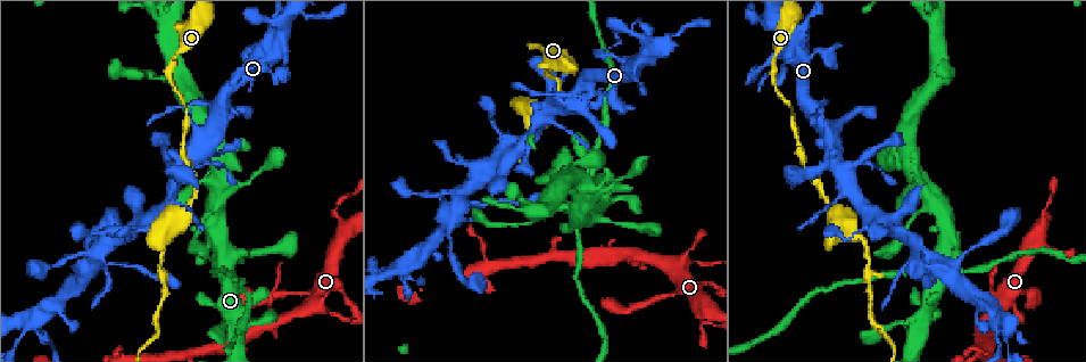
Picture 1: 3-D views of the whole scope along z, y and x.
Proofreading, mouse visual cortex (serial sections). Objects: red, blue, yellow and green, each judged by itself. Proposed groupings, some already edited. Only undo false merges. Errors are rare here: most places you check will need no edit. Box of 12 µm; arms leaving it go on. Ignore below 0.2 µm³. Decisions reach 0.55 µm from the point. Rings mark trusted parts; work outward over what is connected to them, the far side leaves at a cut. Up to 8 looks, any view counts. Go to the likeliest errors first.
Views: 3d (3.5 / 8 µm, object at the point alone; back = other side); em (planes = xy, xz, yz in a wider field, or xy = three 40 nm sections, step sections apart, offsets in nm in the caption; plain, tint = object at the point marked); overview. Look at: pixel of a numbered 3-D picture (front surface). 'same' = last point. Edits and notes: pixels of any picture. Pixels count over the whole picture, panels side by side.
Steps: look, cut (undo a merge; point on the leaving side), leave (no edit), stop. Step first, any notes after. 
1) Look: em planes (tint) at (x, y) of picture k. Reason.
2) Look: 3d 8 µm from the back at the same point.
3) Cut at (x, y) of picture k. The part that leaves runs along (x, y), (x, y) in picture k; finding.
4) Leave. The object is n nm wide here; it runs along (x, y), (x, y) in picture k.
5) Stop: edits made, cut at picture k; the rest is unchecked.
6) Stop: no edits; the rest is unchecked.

Look: 3d 3.5 µm at (867, 246) of picture 1. Thin neck.

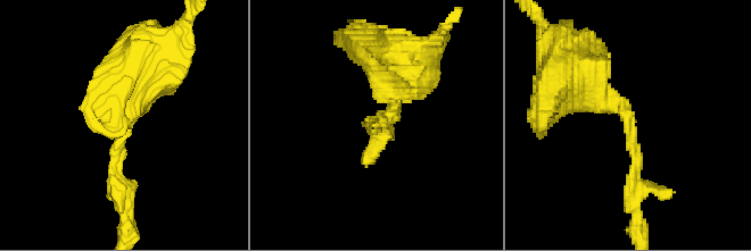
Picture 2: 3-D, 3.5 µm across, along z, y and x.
Look: em xy step 5 (tint) at (630, 126) of picture 2. The arms are 150, 450 nm wide.

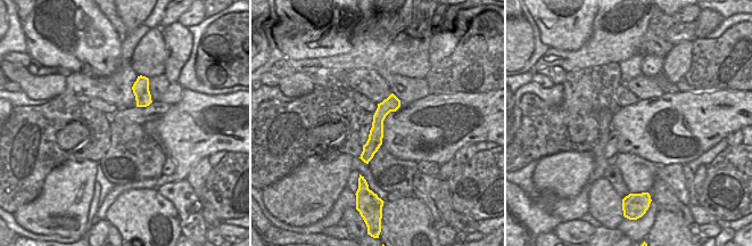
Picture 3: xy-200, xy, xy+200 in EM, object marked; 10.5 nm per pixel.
Look: em xy step 3 (tint) at the same point.

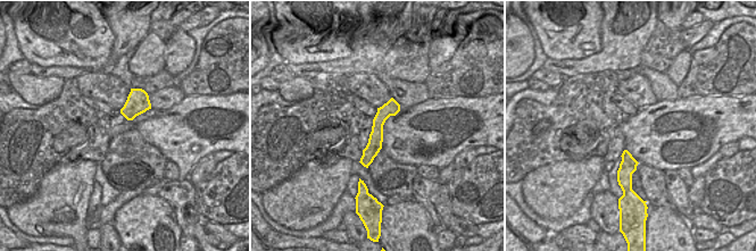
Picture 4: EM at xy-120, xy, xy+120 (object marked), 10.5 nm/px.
Leave. It runs along (392, 102), (365, 162) in picture 4; all the same cell.

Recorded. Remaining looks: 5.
Look: em xy step 1 (tint) at (218, 274) of picture 1. Thin arm on a thick one.

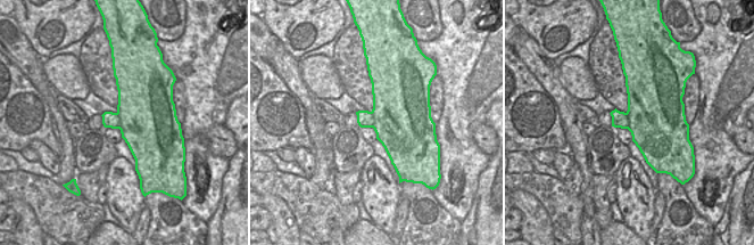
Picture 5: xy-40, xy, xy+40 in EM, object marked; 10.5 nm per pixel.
Look: 3d 3.5 µm at the same point.

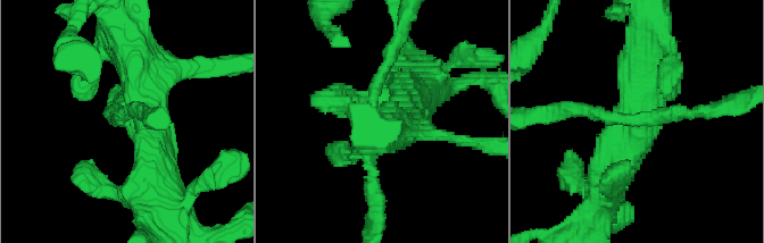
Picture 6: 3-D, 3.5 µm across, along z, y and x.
Leave. It runs along (606, 182), (636, 126), (647, 39) in picture 6; all the same cell.

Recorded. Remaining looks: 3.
Look: 3d 8 µm at (305, 309) of picture 1. Thick turns thin.

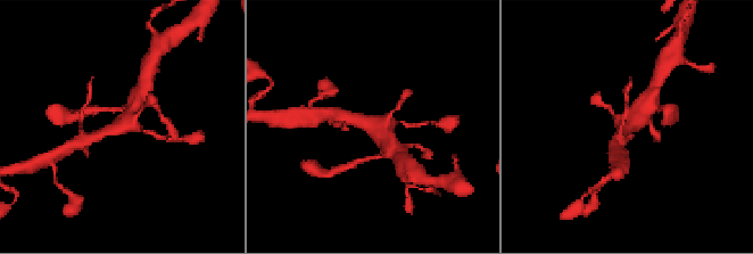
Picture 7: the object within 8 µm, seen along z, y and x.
Look: em xy step 2 (tint) at (374, 122) of picture 7.

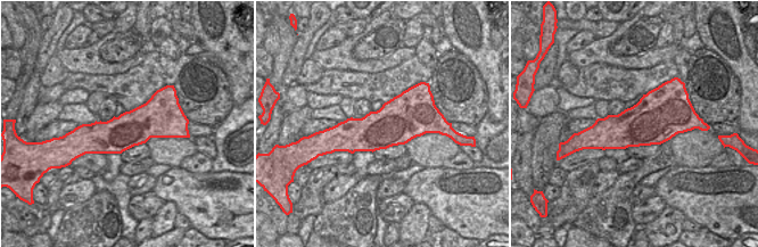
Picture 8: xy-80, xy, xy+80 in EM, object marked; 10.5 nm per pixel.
Leave. It runs along (176, 124), (79, 131) in picture 8; continuous, no second cell.

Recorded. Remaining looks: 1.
Stop: no edits; the rest is unchecked.

